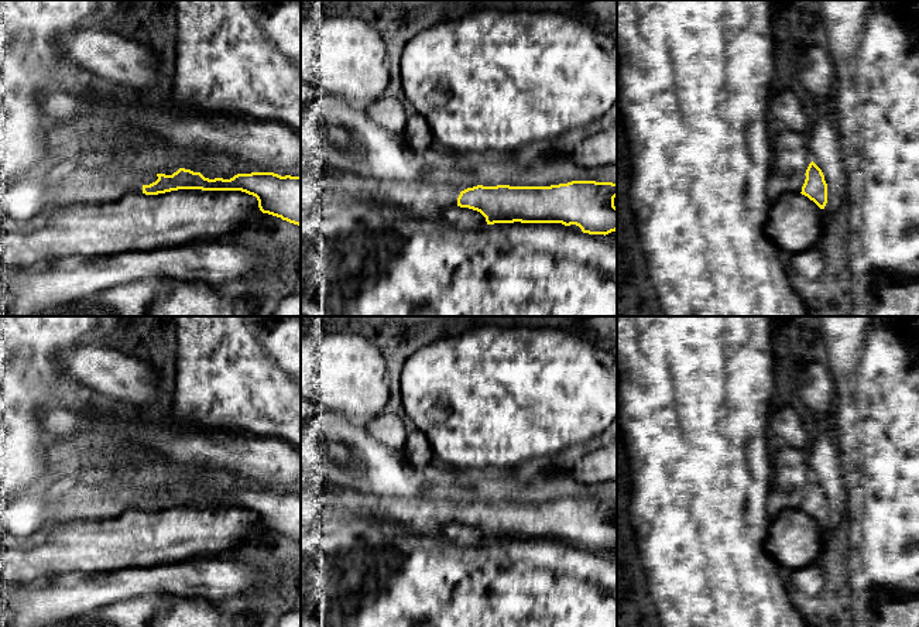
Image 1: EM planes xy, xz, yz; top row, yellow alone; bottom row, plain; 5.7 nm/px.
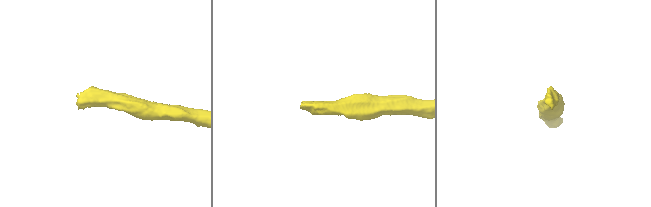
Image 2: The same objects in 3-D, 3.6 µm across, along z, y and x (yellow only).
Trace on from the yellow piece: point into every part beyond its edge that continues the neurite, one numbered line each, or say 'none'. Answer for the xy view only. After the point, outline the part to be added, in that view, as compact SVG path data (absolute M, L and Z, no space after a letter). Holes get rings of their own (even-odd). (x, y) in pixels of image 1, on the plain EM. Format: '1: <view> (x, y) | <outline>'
1: xy (85, 503) | M80 484L65 498L62 513L52 515L48 524L114 518L126 510L143 510L137 487L110 486L102 496L97 487Z

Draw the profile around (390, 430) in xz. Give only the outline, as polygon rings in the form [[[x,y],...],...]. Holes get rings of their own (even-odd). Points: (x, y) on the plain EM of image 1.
[[[381,412],[364,424],[367,432],[383,445],[402,450],[409,432],[409,424],[394,415]]]

